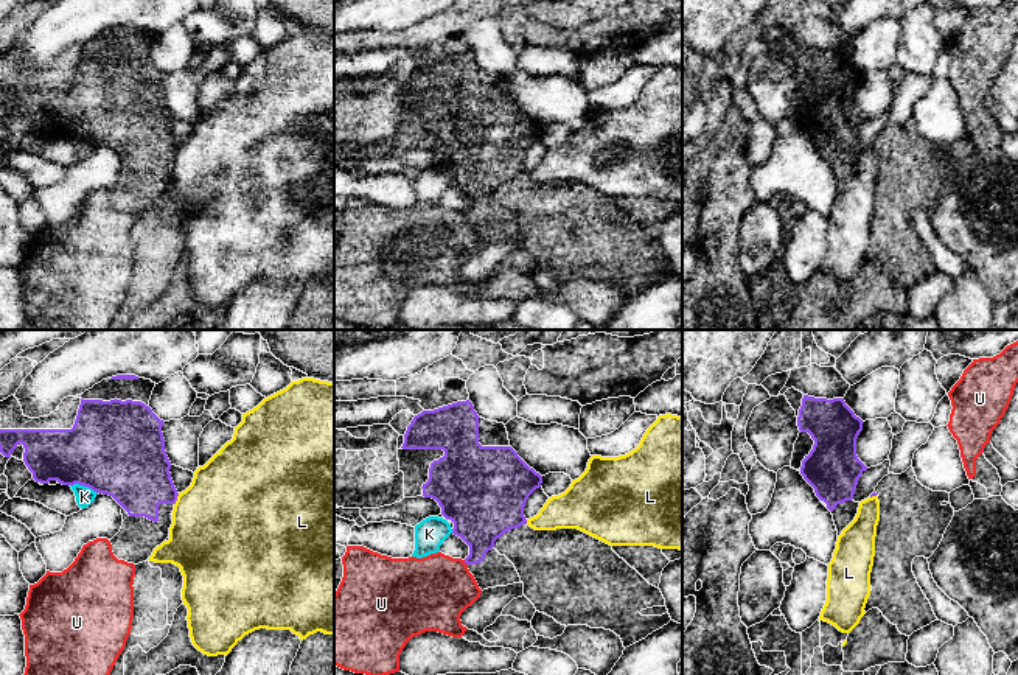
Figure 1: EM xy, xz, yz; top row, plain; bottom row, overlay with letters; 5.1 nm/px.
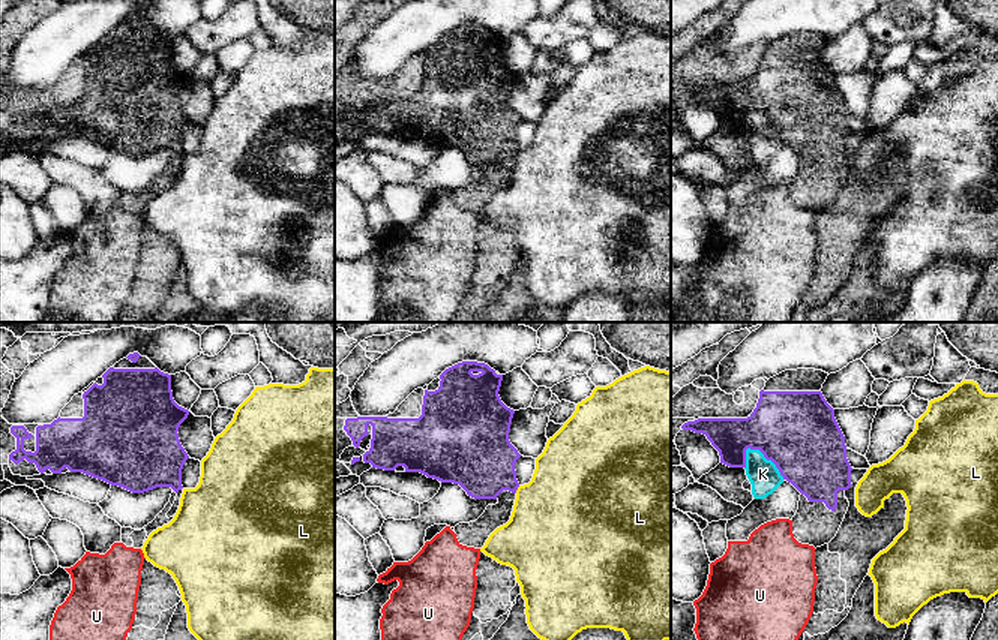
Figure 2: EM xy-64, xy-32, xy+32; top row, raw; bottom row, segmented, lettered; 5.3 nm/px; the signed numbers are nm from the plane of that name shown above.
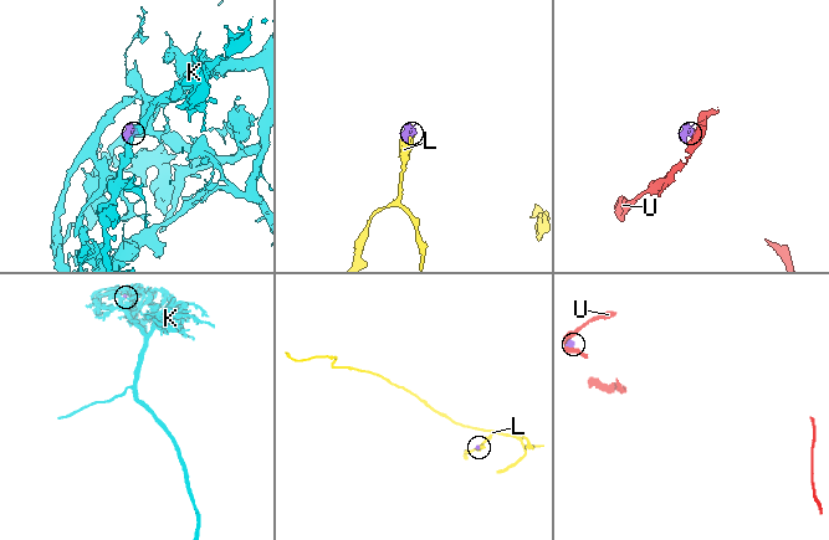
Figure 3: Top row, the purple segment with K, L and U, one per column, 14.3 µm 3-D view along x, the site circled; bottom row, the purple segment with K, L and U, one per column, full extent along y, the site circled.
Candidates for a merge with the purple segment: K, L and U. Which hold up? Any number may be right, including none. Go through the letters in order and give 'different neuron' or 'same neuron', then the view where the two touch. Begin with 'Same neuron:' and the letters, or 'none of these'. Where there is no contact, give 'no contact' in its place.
Same neuron: none of these
K: different neuron | xy
L: different neuron | xy
U: different neuron | xz

